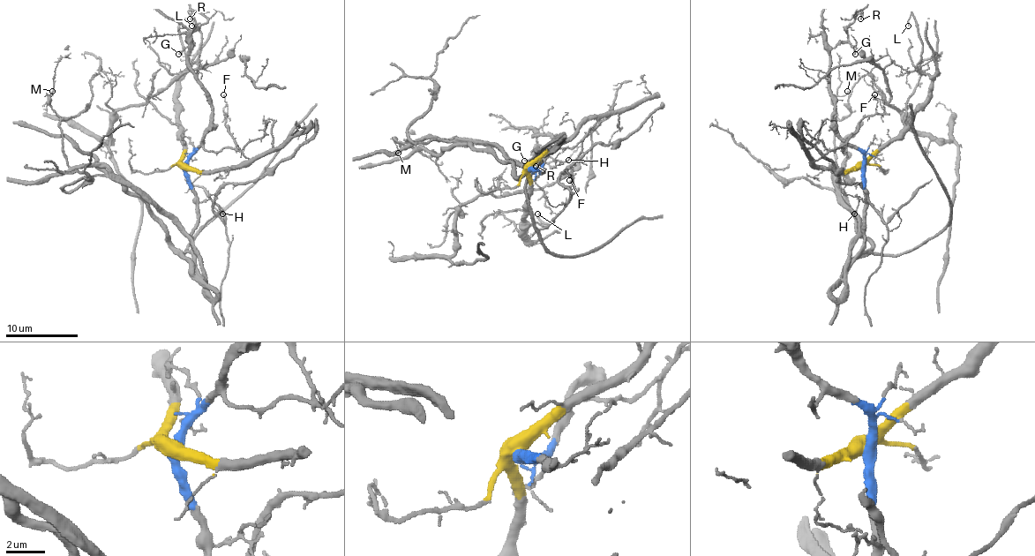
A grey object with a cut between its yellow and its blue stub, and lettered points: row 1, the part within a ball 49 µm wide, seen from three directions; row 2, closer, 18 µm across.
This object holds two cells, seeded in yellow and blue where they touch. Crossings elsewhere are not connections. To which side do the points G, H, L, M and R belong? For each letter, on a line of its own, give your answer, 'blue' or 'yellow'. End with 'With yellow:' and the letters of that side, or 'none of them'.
G: blue
H: blue
L: yellow
M: blue
R: blue
With yellow: L

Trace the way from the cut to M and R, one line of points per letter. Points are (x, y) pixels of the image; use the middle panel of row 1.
M: (530, 166), (543, 169), (519, 177), (510, 162), (450, 138), (396, 140), (398, 154)
R: (530, 166), (539, 168), (555, 137), (534, 135), (536, 150), (532, 154), (546, 154), (553, 159), (536, 166)

